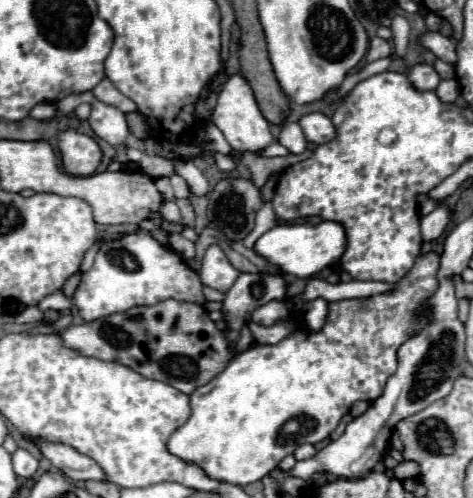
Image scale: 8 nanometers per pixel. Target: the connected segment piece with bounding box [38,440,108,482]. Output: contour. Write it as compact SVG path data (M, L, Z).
M38 440L38 448L58 470L62 470L74 482L76 480L108 482L102 468L90 456L80 454L70 446L50 444L50 442L44 442L44 440Z

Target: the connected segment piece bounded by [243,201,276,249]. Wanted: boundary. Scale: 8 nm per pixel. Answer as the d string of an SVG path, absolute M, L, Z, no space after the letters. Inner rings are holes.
M265 202L263 207L256 213L255 227L250 234L243 240L245 247L252 249L254 243L260 236L276 225L272 202Z

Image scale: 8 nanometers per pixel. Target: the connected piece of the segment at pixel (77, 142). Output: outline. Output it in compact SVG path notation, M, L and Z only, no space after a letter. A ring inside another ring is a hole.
M76 130L58 132L58 150L64 170L72 176L92 176L102 160L98 142Z

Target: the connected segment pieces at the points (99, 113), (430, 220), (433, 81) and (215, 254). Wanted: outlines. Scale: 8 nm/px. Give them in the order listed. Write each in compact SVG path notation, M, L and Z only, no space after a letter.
M100 100L92 102L90 126L98 138L108 142L110 146L122 146L130 134L124 112L110 104L102 104Z
M438 204L430 214L420 216L420 228L422 228L422 238L424 240L436 240L446 232L446 226L450 222L450 208L444 204Z
M416 64L408 72L408 80L418 90L436 90L436 86L440 82L440 76L436 74L434 66L430 66L430 64Z
M210 246L202 258L202 266L198 274L204 286L210 286L224 294L230 290L230 286L234 284L240 272L228 262L228 258L218 246Z

